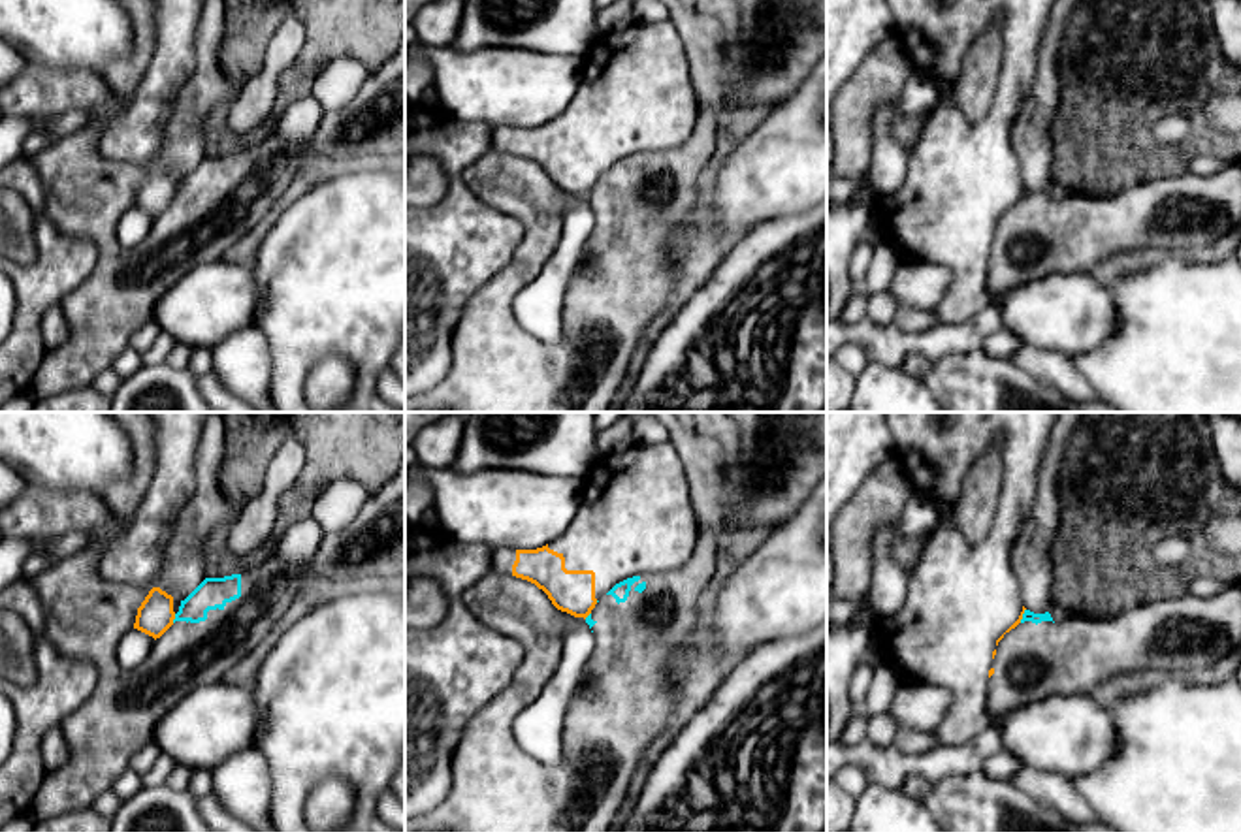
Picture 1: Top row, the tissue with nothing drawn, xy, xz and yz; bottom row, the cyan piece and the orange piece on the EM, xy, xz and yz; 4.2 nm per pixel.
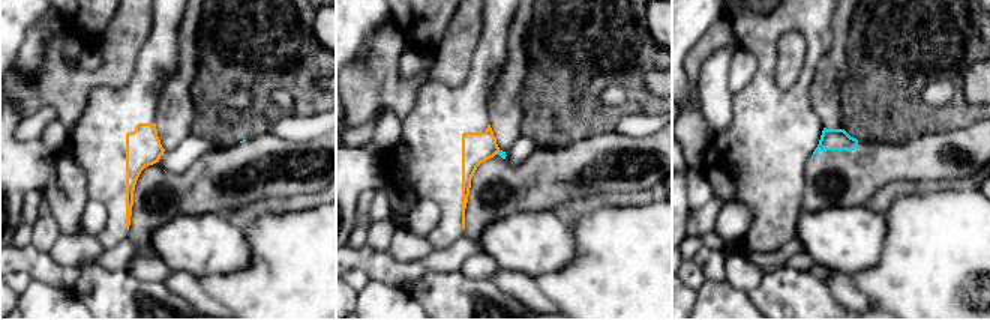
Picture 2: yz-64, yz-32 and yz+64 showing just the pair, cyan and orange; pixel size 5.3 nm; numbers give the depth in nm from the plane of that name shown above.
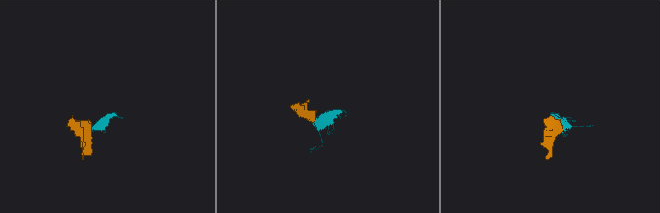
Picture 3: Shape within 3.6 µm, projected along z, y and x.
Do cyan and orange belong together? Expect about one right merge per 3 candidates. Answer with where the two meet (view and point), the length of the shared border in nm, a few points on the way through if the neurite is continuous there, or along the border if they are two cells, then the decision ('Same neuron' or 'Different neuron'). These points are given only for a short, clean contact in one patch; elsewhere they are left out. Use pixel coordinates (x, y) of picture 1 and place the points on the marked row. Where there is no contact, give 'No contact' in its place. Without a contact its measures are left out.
Touches cyan at xy (176, 618). Shared border 40 nm. Boundary: xy (176, 614), (172, 622). Different neuron

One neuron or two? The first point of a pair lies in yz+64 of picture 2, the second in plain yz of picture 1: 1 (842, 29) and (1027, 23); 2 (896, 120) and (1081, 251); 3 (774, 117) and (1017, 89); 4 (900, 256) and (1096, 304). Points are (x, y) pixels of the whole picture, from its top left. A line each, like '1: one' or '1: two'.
1: two
2: two
3: one
4: two

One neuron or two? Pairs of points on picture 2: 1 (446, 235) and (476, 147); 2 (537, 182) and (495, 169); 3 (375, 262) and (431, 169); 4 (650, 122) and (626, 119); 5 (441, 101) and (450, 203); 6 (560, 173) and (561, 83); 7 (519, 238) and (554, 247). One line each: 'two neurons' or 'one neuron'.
1: one neuron
2: one neuron
3: two neurons
4: one neuron
5: one neuron
6: two neurons
7: one neuron

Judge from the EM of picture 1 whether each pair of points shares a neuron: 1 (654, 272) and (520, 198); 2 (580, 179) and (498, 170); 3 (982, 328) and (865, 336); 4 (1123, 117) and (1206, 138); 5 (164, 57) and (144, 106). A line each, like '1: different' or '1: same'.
1: same
2: different
3: same
4: same
5: same

